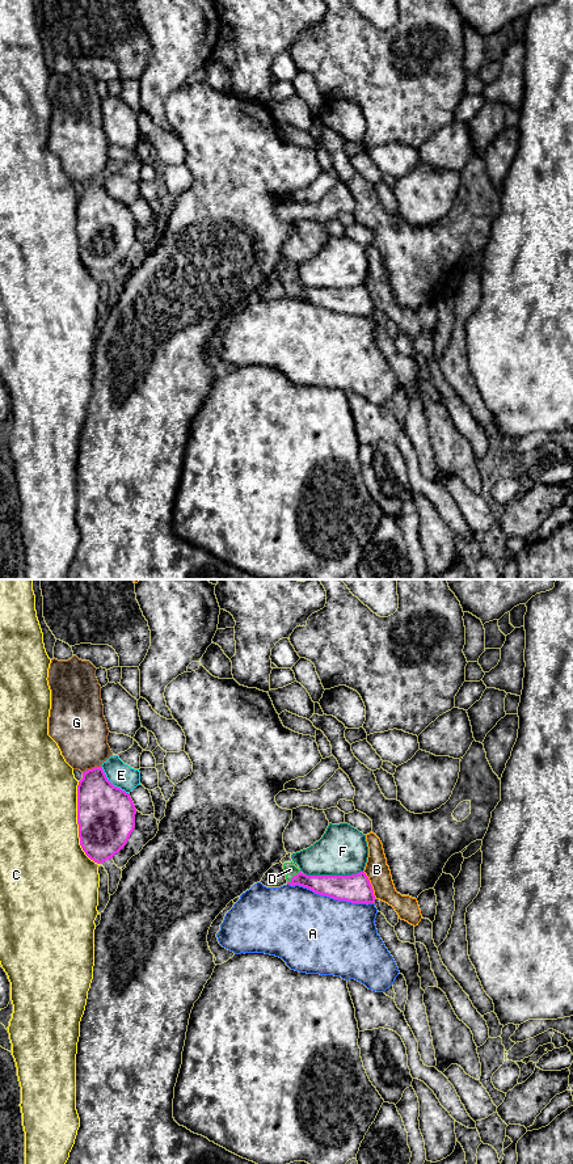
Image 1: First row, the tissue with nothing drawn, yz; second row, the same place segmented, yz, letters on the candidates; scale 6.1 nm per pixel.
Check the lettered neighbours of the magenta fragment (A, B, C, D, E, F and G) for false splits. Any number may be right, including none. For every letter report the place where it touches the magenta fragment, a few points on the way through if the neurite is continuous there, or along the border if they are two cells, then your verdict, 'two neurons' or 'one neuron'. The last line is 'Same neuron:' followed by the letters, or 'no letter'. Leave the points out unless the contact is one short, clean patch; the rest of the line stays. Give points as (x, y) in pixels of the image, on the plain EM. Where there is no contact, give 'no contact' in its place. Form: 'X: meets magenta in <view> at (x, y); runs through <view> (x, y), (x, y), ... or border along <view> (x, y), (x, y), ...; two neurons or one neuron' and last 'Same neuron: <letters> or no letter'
A: meets magenta in yz at (331, 310); two neurons
B: meets magenta in yz at (370, 298); two neurons
C: meets magenta in yz at (78, 236); two neurons
D: meets magenta in yz at (294, 289); runs through yz (333, 299), (304, 294), (294, 289), (290, 282); one neuron
E: meets magenta in yz at (110, 195); two neurons
F: meets magenta in yz at (332, 289); two neurons
G: meets magenta in yz at (92, 181); two neurons
Same neuron: D

